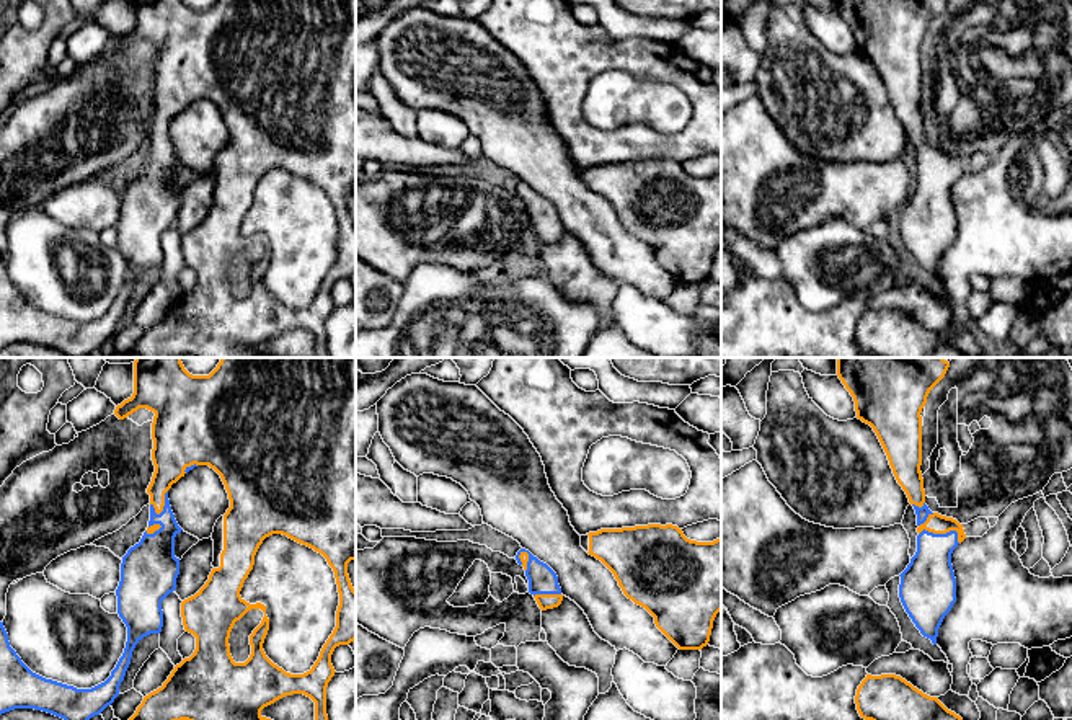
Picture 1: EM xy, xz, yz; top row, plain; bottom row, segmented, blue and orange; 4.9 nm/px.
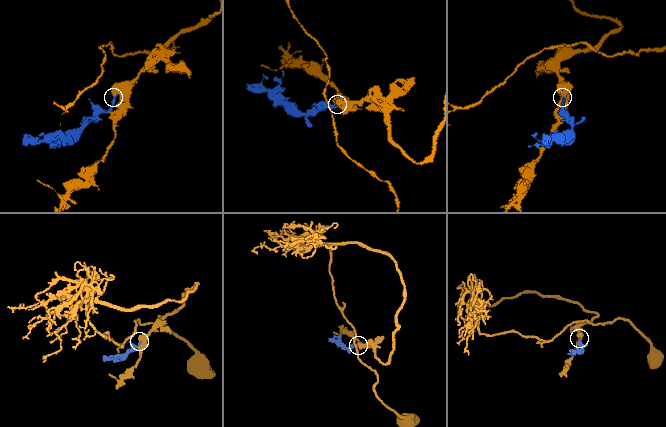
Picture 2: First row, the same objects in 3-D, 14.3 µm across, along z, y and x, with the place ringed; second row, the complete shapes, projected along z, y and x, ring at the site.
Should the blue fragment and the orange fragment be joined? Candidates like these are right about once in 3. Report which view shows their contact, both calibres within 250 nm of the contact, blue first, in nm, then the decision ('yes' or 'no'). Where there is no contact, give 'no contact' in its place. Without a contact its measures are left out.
yz | 260/100 nm | yes

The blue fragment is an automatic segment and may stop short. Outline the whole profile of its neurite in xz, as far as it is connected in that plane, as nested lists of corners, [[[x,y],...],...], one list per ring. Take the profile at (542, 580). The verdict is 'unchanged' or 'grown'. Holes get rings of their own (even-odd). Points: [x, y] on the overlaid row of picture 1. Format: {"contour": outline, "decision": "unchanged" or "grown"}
{"contour": [[[525,549],[517,552],[516,560],[525,570],[529,593],[535,598],[538,607],[542,611],[558,607],[563,594],[556,573]]], "decision": "grown"}

